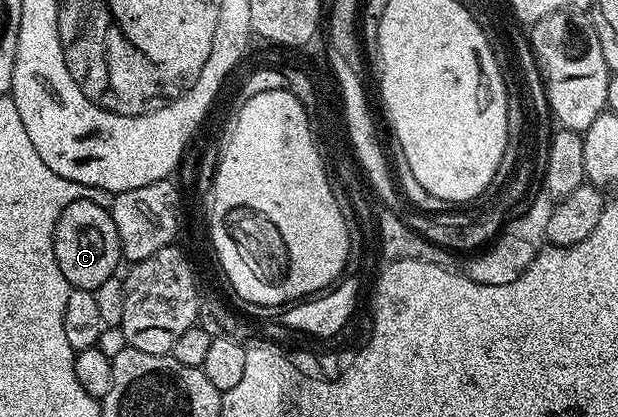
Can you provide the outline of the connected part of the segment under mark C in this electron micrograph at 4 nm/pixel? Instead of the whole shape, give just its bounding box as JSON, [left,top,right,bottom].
[54,196,122,291]

